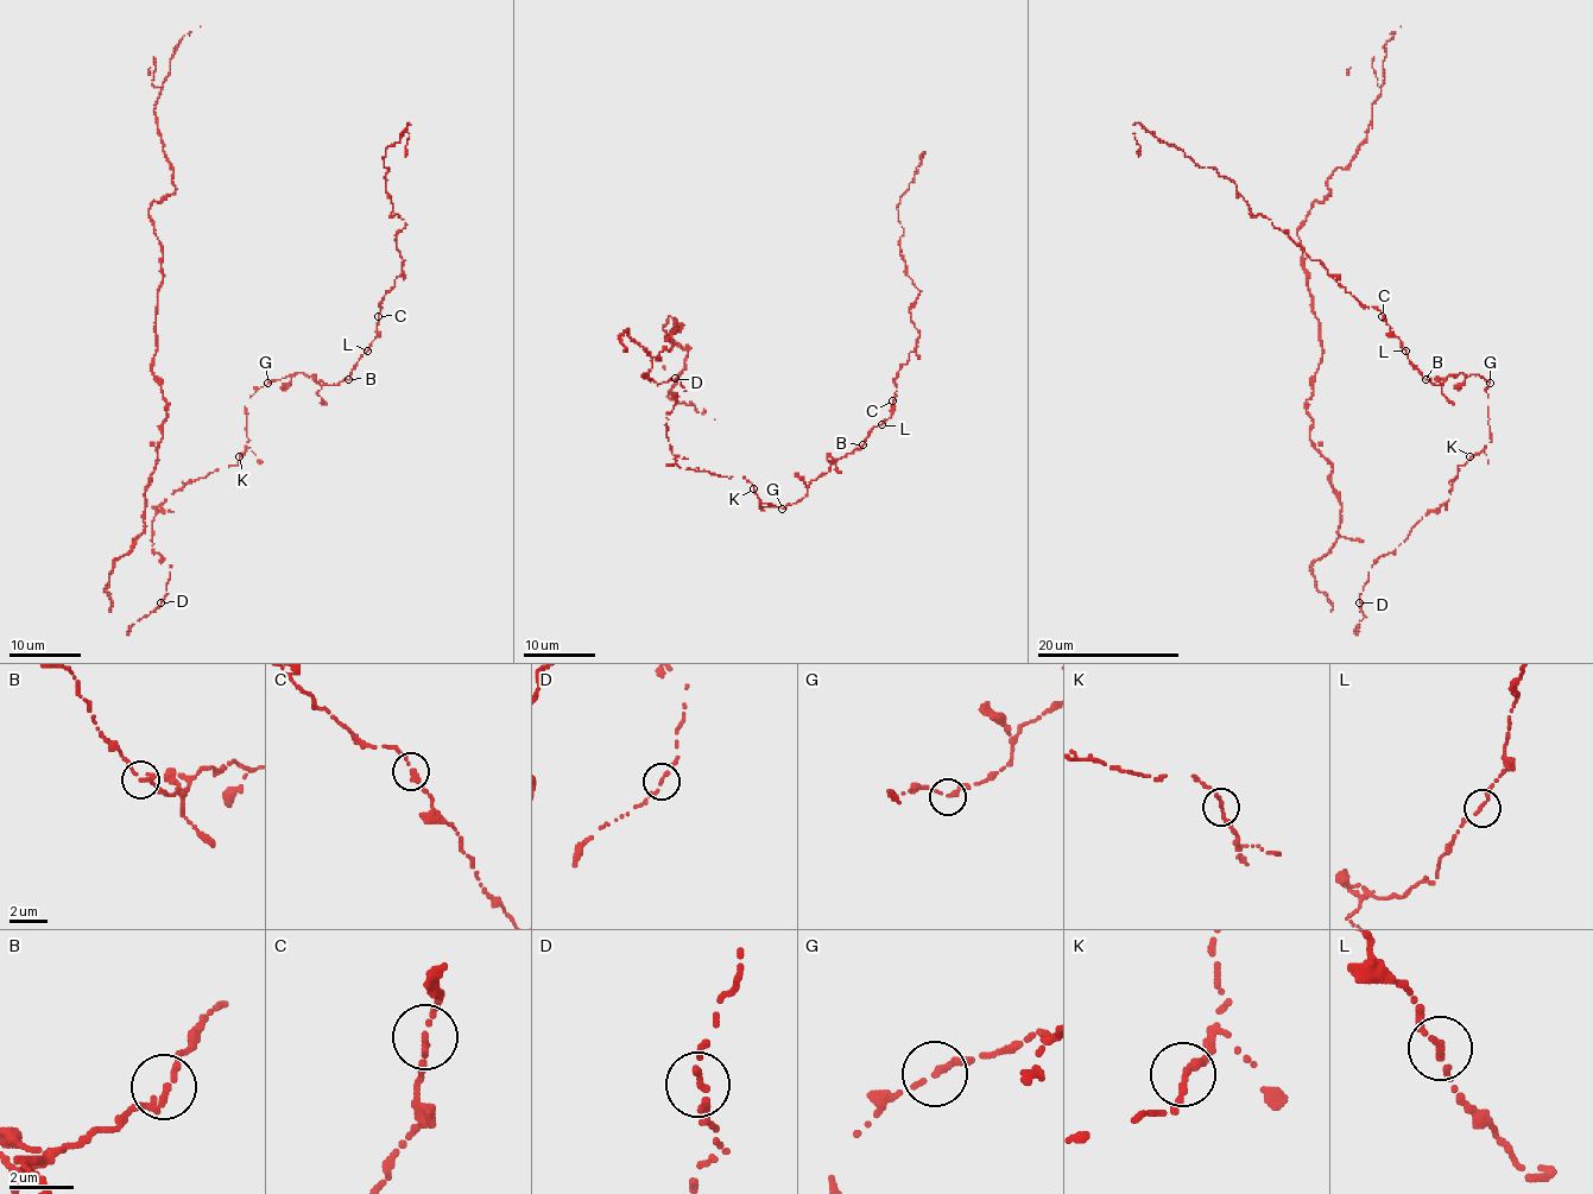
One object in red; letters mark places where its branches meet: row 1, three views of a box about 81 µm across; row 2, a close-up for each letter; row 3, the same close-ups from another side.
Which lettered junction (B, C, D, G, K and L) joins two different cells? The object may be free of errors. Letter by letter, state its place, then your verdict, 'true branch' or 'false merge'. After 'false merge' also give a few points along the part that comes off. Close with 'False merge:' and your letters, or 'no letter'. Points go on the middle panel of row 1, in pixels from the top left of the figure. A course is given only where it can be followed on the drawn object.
B: (863, 444) | true branch
C: (892, 400) | true branch
D: (675, 378) | true branch
G: (782, 509) | true branch
K: (753, 488) | true branch
L: (882, 424) | true branch
False merge: no letter

